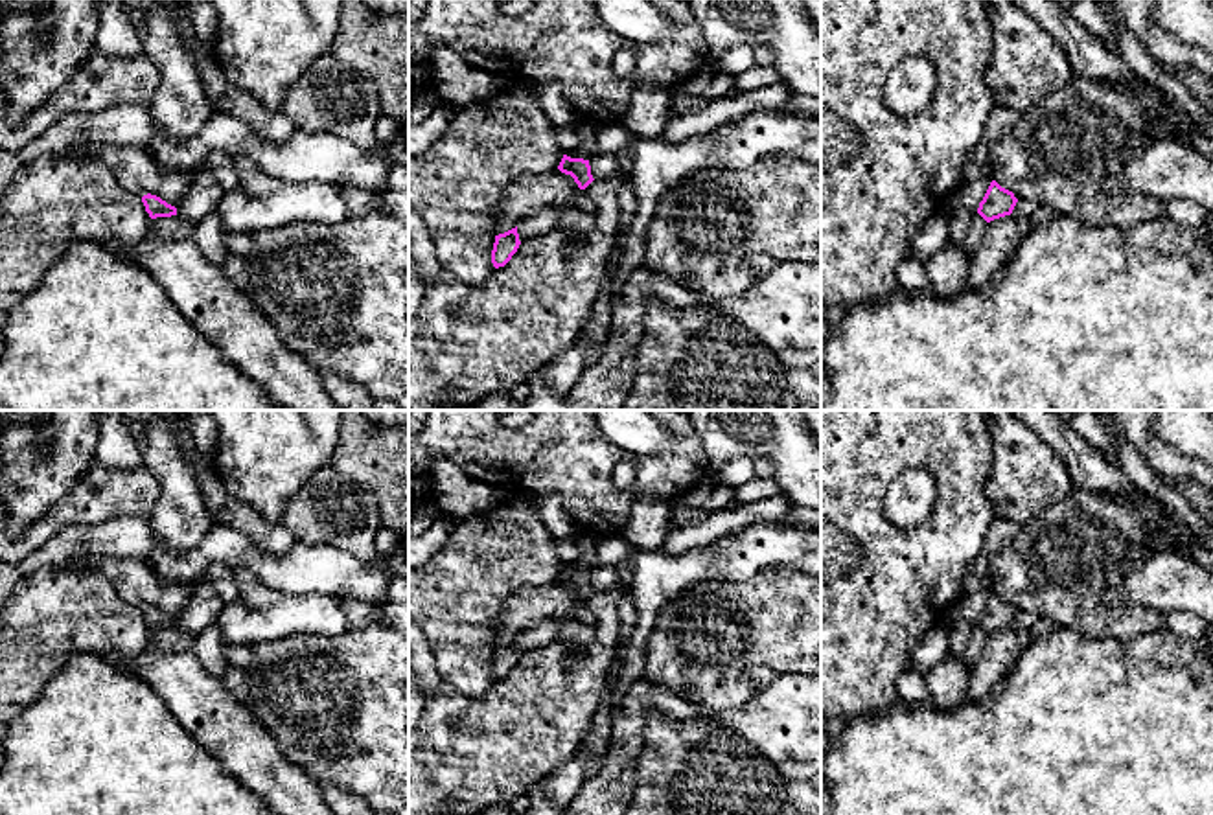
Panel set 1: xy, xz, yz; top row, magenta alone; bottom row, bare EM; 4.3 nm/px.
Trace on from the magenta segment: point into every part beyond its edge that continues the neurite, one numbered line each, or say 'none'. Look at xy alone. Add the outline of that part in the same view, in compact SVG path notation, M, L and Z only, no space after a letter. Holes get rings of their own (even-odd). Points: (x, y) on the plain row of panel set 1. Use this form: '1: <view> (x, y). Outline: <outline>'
none

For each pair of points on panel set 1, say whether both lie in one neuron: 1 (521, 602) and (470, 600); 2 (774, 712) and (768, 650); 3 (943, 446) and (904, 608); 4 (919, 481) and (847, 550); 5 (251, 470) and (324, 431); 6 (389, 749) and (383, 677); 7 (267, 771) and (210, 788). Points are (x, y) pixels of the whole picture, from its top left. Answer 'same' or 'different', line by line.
1: different
2: different
3: same
4: different
5: same
6: same
7: different

